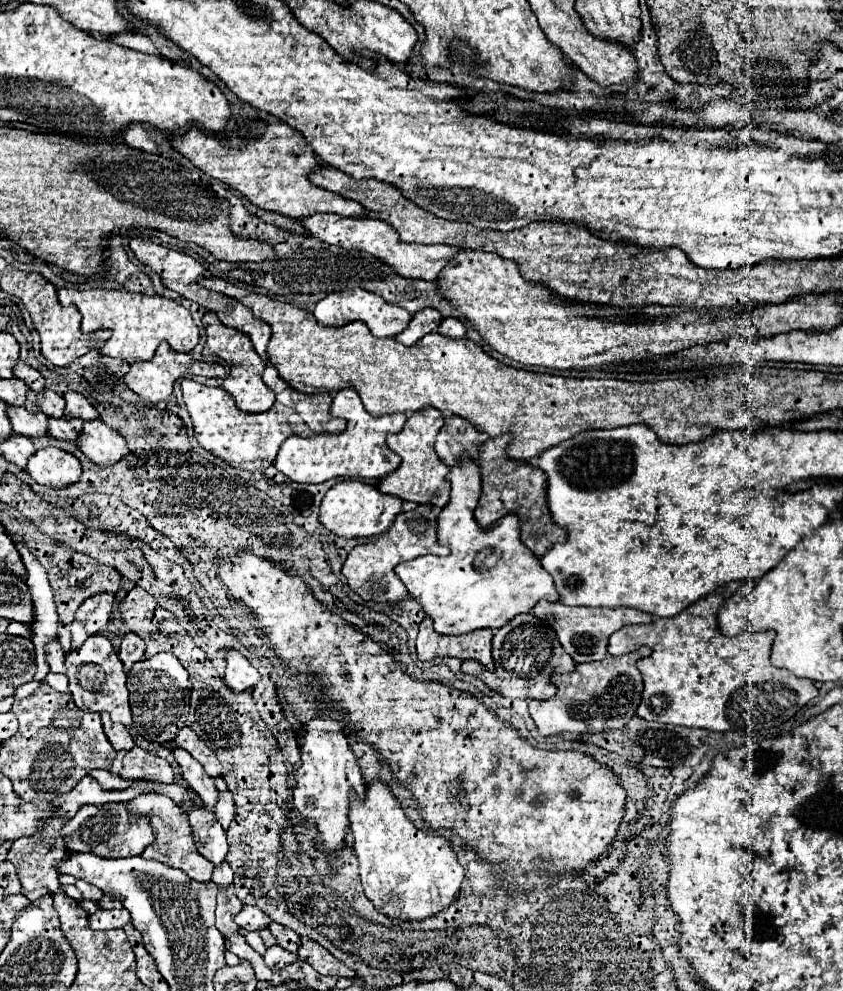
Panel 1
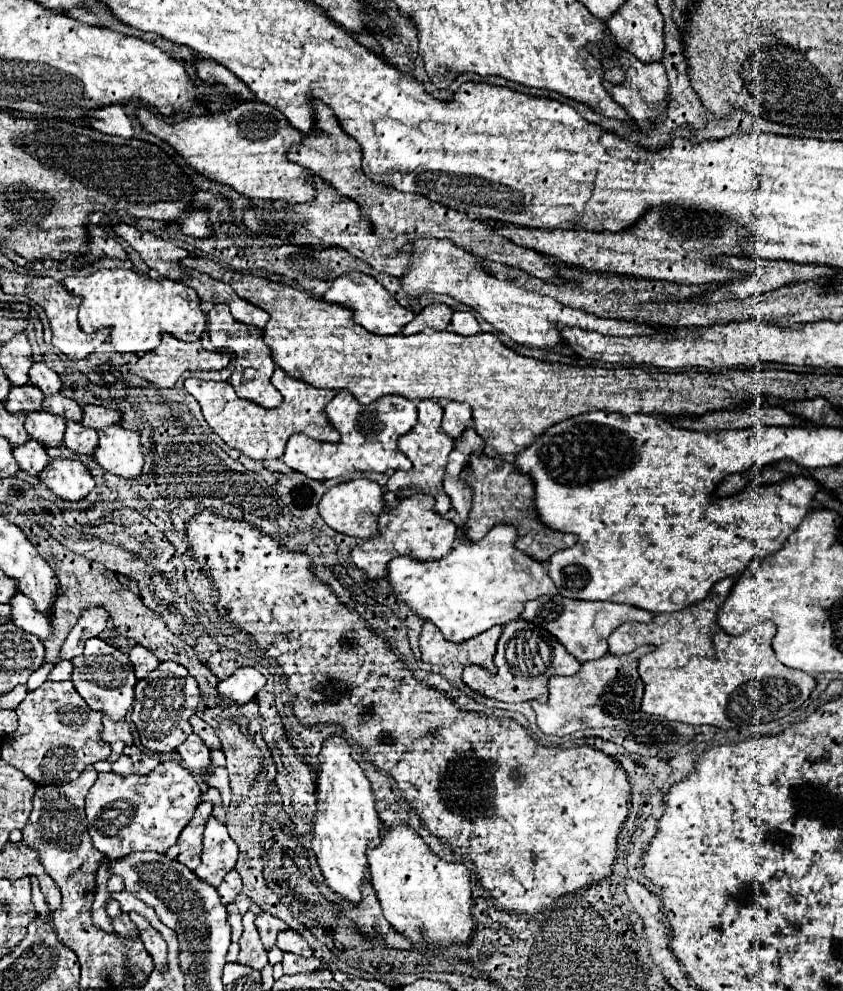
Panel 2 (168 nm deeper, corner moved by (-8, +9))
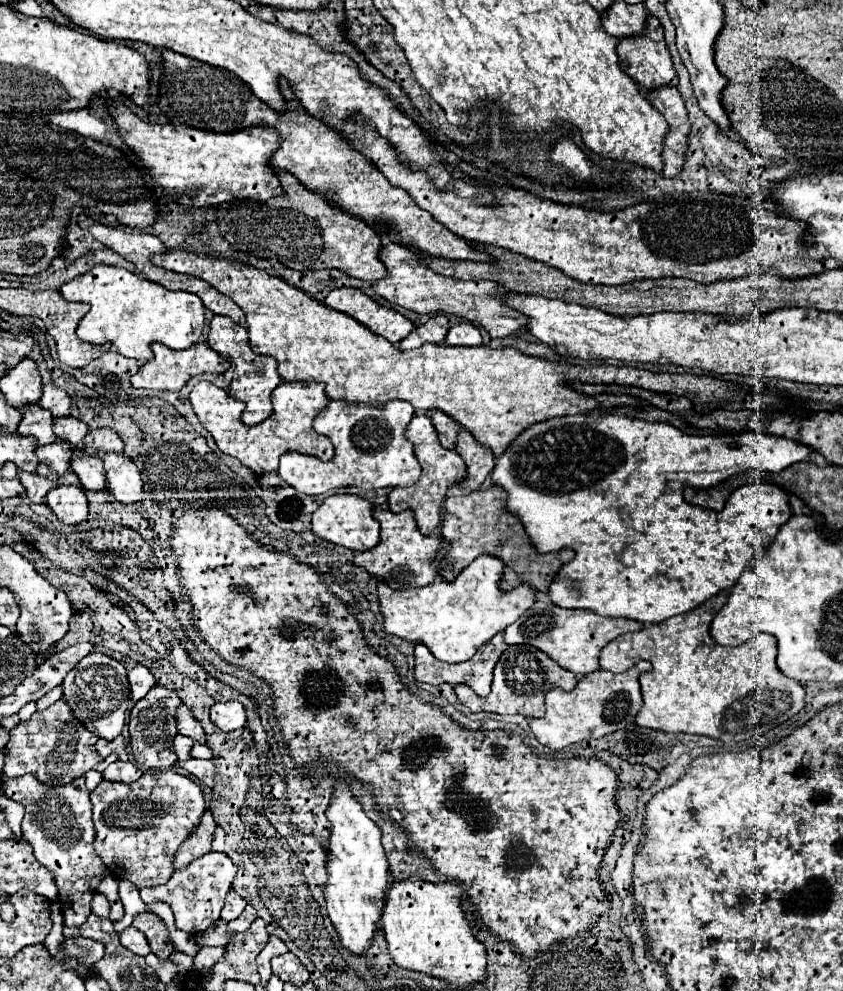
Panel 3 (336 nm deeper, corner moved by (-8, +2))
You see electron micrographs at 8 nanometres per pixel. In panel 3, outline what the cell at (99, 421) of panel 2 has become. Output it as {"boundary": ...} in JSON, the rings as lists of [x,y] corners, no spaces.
{"boundary":[[[94,429],[84,439],[86,455],[106,455],[106,453],[124,453],[122,439],[112,429]]]}

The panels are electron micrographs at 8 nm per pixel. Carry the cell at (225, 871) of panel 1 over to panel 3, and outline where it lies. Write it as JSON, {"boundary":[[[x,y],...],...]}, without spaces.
{"boundary":[[[230,891],[228,897],[226,897],[226,905],[224,905],[224,909],[222,909],[222,921],[230,923],[230,921],[238,919],[238,917],[242,915],[244,907],[246,907],[246,901],[244,901],[238,893]]]}

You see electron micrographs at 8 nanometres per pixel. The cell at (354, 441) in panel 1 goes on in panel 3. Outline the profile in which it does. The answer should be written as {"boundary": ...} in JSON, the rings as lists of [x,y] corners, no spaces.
{"boundary":[[[330,401],[318,417],[314,417],[312,427],[316,433],[326,435],[332,441],[336,447],[334,459],[320,461],[310,455],[284,453],[280,457],[278,475],[304,495],[324,495],[336,487],[410,487],[418,483],[422,473],[414,449],[404,435],[412,415],[414,407],[408,401],[390,401],[384,407]]]}

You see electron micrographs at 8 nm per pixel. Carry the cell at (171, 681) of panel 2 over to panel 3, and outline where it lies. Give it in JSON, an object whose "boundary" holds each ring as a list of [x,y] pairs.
{"boundary":[[[154,685],[150,689],[150,693],[144,699],[140,699],[140,703],[136,703],[134,709],[130,711],[130,723],[128,723],[130,749],[132,749],[132,757],[138,763],[138,767],[142,767],[142,769],[170,769],[176,763],[176,753],[172,751],[172,739],[178,733],[174,715],[176,715],[176,707],[180,703],[182,701],[176,695],[176,691]]]}

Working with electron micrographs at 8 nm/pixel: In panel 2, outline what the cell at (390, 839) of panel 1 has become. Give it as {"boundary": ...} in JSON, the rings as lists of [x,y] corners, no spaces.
{"boundary":[[[398,824],[398,826],[394,826],[394,828],[384,828],[382,832],[380,832],[380,844],[378,846],[374,846],[374,844],[370,844],[370,848],[368,848],[368,864],[370,864],[370,880],[372,880],[372,886],[374,886],[374,890],[376,890],[376,894],[378,894],[378,900],[380,900],[380,906],[382,906],[382,912],[384,912],[384,918],[398,930],[398,932],[402,932],[404,936],[408,936],[410,940],[412,940],[412,944],[430,944],[430,942],[434,942],[434,944],[462,944],[462,942],[470,942],[470,938],[472,938],[472,928],[474,928],[474,920],[470,918],[470,870],[462,864],[462,862],[444,862],[440,856],[436,856],[432,850],[430,850],[430,846],[424,842],[424,838],[422,836],[418,836],[416,834],[416,830],[412,828],[412,826],[408,826],[408,824]]]}

